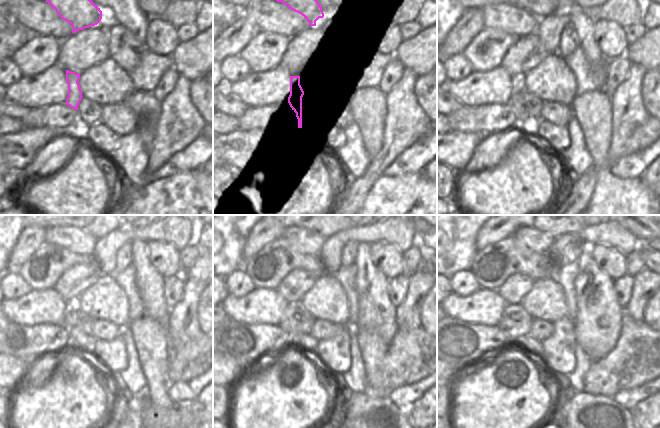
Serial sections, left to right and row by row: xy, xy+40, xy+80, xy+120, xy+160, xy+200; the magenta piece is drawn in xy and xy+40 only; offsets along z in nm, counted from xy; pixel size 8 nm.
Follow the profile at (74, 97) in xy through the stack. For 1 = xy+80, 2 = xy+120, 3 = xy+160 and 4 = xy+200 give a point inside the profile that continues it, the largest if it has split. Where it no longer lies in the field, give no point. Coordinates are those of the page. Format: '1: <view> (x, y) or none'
1: xy+80 (515, 102)
2: xy+120 (82, 341)
3: xy+160 (307, 343)
4: xy+200 (530, 344)

